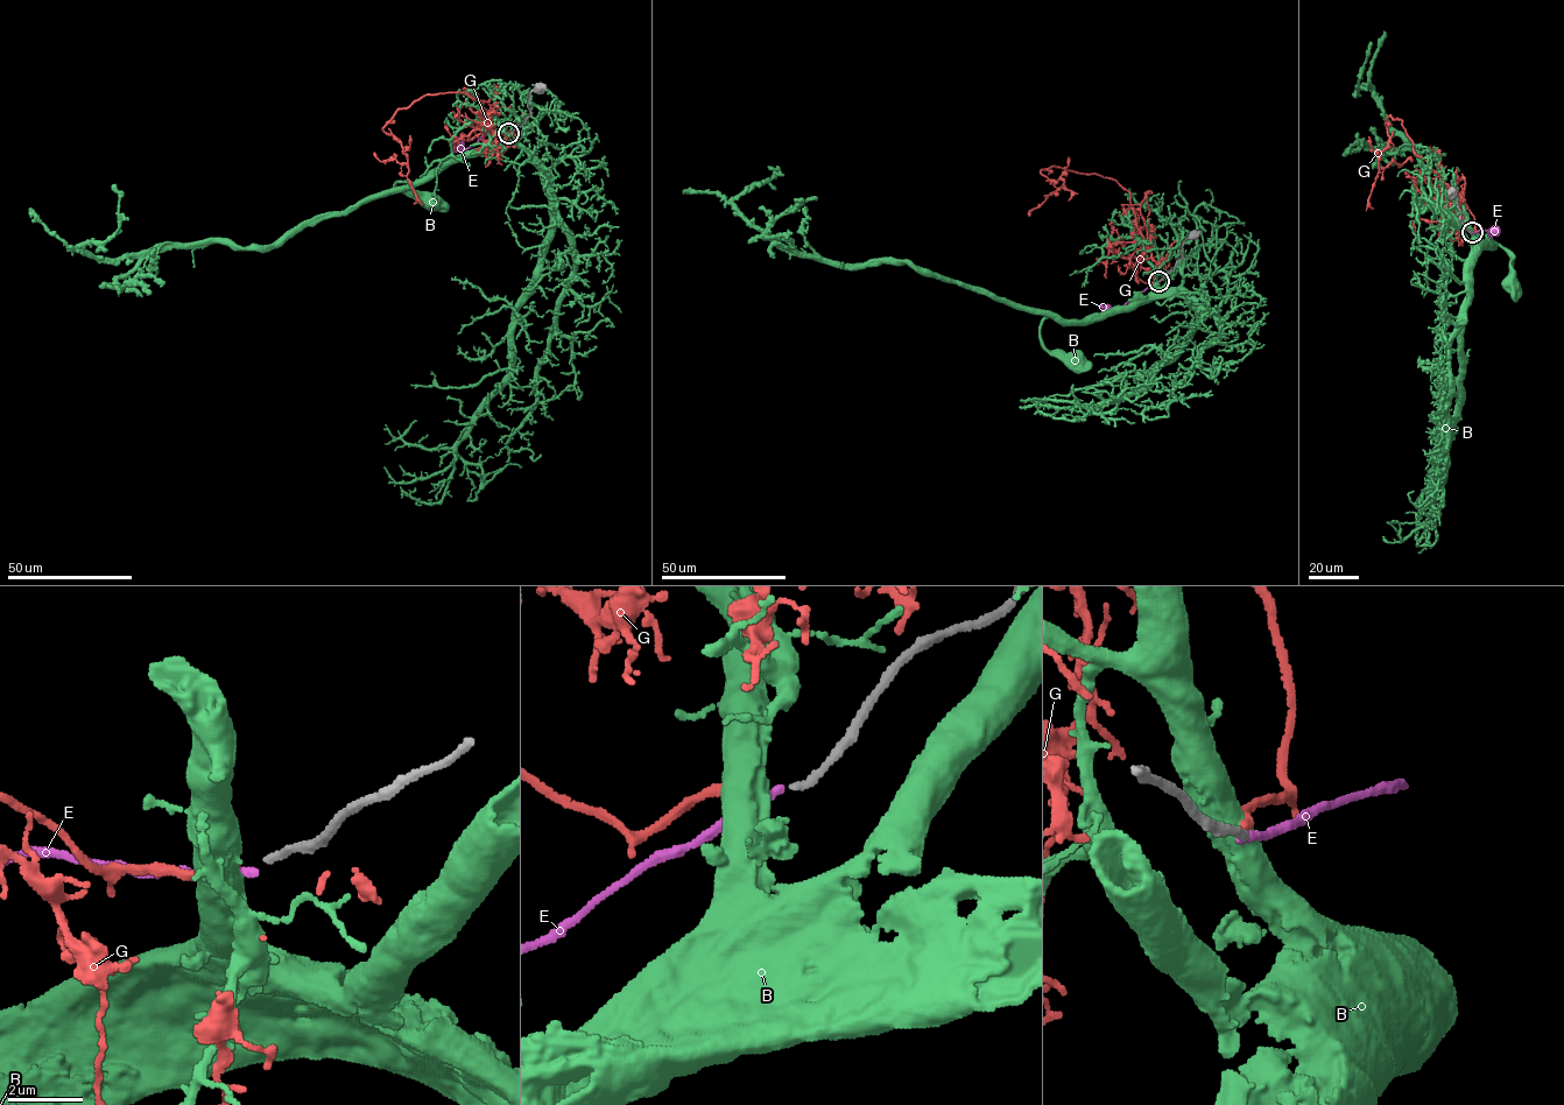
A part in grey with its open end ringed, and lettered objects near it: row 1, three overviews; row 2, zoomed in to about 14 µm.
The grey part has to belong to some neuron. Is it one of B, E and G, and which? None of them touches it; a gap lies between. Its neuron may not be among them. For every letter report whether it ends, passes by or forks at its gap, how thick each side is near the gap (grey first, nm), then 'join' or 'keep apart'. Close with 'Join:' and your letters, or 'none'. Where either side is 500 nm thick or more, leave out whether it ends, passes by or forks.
B: 180 nm thick on the grey side, 750 nm on the other; keep apart
E: it ends there; 180 nm thick on the grey side, 200 nm on the other; keep apart
G: it ends there; 180 nm thick on the grey side, 200 nm on the other; join
Join: G

